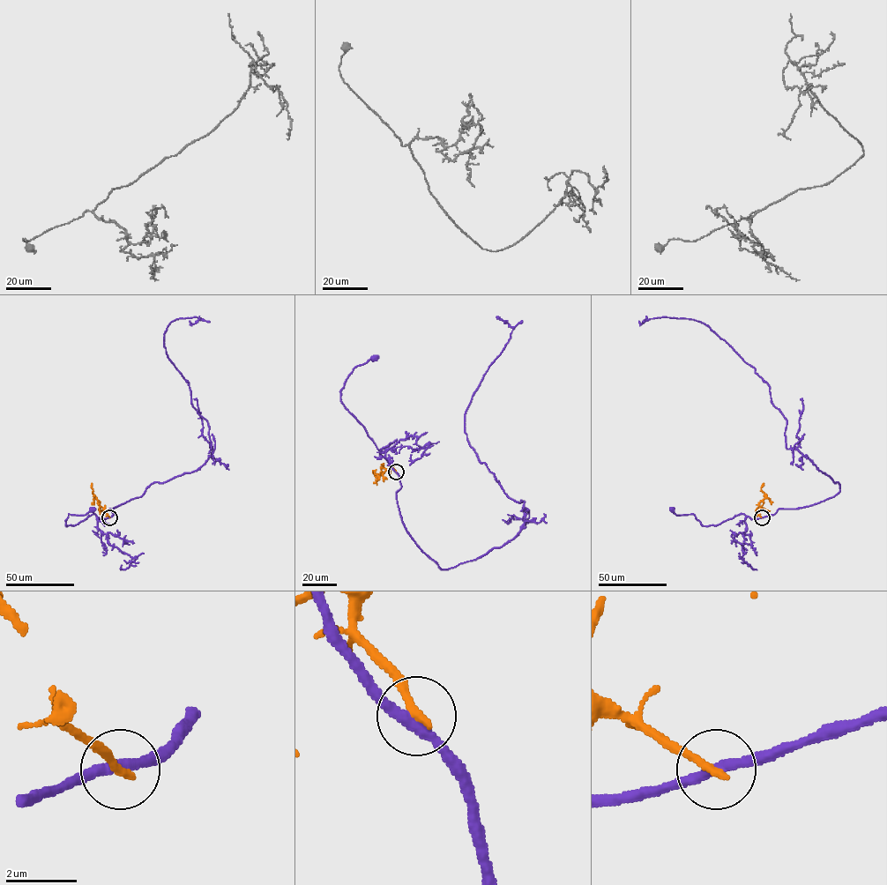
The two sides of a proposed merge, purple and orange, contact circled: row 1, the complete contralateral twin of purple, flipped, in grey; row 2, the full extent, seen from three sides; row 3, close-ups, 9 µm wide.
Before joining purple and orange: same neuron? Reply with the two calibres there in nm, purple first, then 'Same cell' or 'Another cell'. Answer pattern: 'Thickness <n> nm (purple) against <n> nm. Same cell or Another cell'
Thickness 320 nm (purple) against 260 nm. Another cell

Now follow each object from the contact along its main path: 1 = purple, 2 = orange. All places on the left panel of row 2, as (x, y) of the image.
1: (109, 517), (100, 518), (93, 514), (78, 524), (65, 526), (69, 514), (85, 515), (93, 509)
2: (109, 517), (93, 494), (92, 483)

